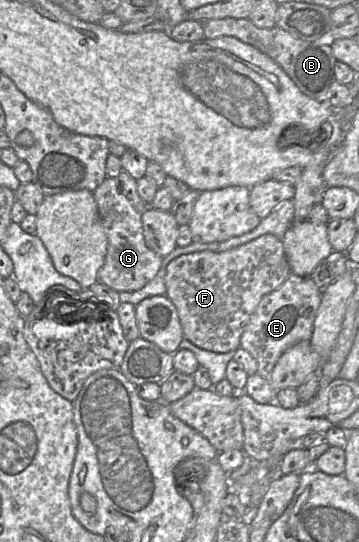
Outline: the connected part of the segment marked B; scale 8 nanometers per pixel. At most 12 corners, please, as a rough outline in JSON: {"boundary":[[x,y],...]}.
{"boundary":[[250,19],[204,24],[273,59],[302,93],[328,100],[336,59],[328,39],[304,41]]}

